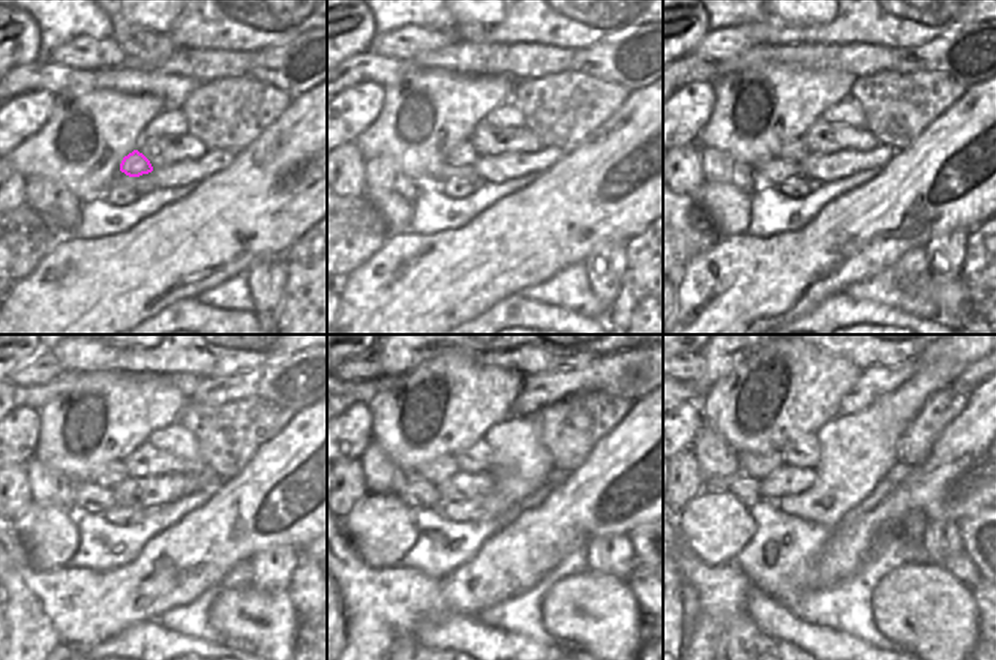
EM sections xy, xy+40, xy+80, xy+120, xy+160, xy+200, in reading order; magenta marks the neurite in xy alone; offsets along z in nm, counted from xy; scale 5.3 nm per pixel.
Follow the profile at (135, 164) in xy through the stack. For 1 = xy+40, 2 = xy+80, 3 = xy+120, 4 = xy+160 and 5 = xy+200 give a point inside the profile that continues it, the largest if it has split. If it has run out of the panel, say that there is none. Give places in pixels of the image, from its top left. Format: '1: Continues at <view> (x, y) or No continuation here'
1: Continues at xy+40 (464, 155)
2: Continues at xy+80 (795, 152)
3: Continues at xy+120 (111, 473)
4: Continues at xy+160 (438, 470)
5: Continues at xy+200 (758, 465).

